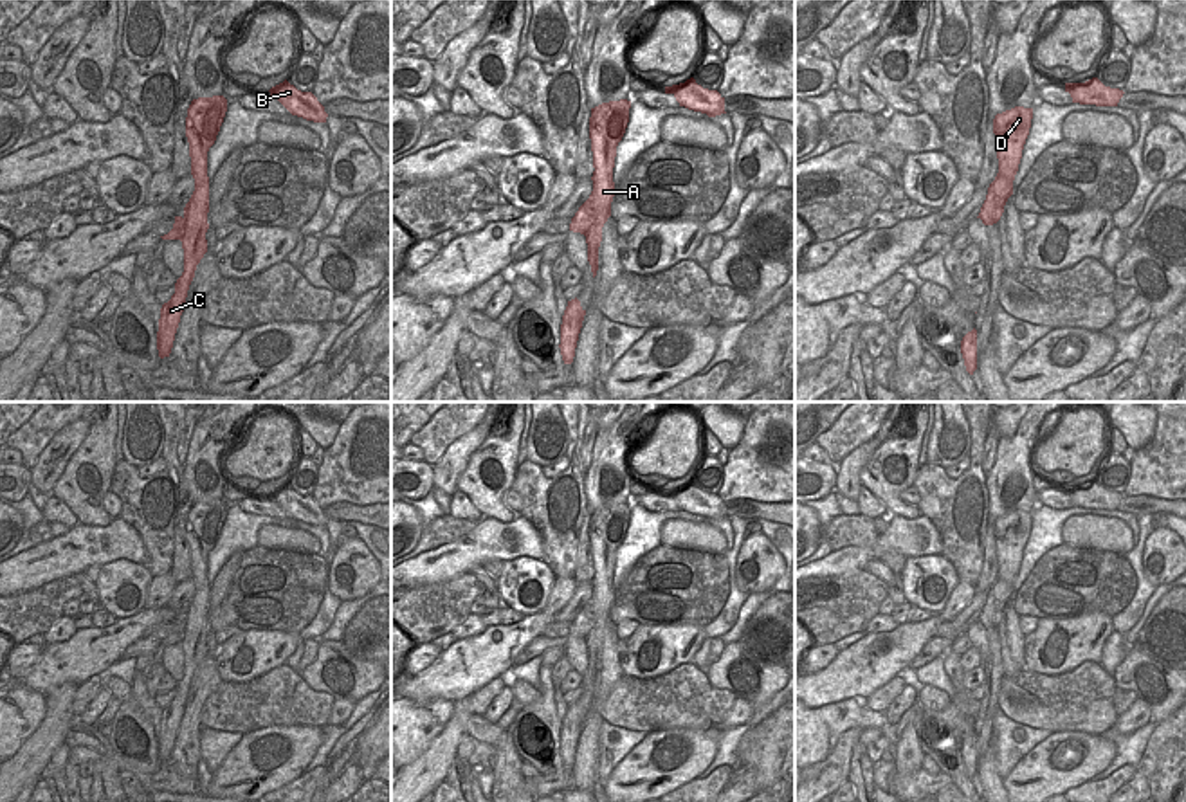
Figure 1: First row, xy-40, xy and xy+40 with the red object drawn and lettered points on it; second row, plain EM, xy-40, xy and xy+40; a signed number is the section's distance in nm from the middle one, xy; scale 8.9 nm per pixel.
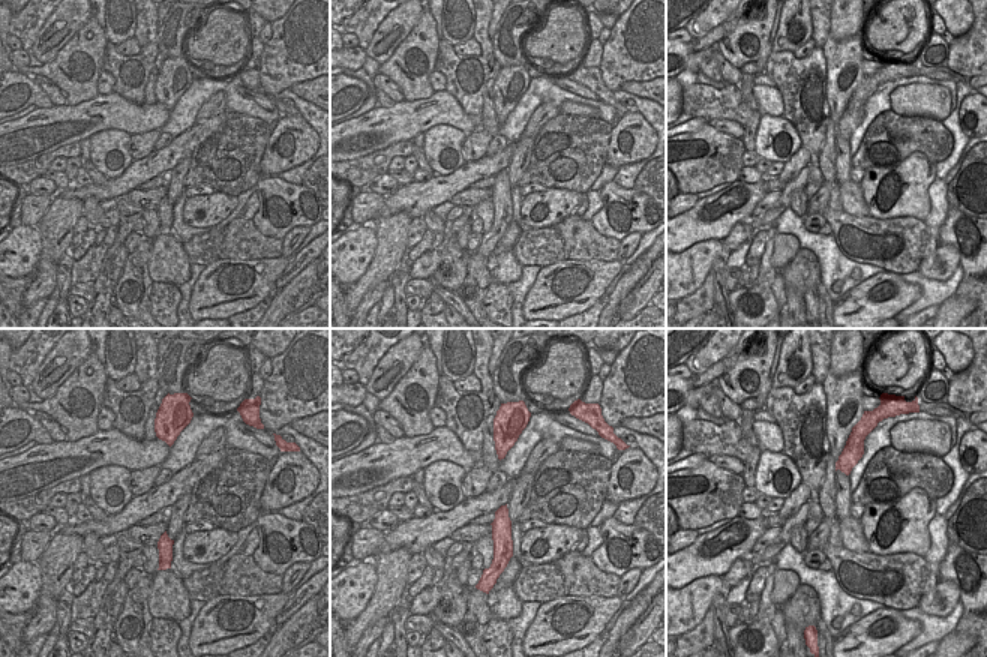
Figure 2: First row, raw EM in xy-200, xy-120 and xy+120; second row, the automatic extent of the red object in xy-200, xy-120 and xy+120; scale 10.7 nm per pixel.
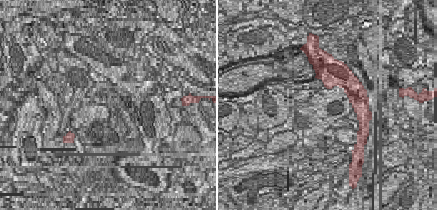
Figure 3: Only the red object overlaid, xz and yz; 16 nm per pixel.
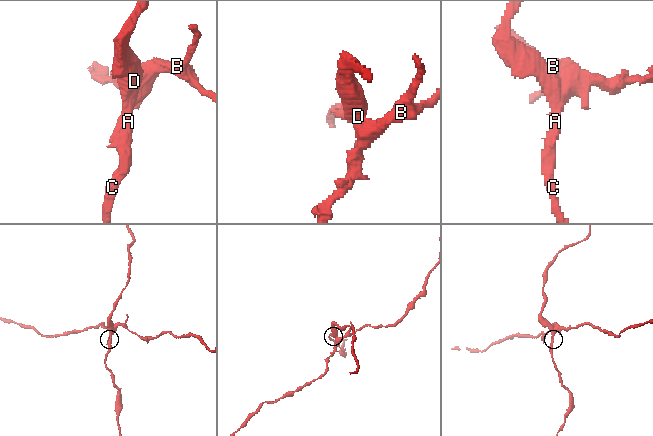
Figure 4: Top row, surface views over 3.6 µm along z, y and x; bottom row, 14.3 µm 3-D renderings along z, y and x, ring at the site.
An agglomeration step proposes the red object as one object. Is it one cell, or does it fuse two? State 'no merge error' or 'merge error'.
merge error

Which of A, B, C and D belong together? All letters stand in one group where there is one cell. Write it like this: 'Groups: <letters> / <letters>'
Groups: A C D / B

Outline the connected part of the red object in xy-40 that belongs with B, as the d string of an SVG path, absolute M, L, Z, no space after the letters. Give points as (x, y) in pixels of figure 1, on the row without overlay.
M287 483L272 490L269 496L270 501L276 501L292 519L314 526L326 526L328 517L312 496L301 496Z

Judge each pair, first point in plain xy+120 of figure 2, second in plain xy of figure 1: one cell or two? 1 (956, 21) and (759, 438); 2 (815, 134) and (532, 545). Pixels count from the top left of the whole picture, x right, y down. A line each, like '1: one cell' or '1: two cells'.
1: two cells
2: two cells

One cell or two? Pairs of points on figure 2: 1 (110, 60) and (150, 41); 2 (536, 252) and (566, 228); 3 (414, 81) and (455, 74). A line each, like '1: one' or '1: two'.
1: one
2: one
3: two

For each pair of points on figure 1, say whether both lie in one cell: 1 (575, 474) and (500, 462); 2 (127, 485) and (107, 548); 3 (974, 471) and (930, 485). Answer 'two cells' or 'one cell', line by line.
1: two cells
2: two cells
3: one cell

